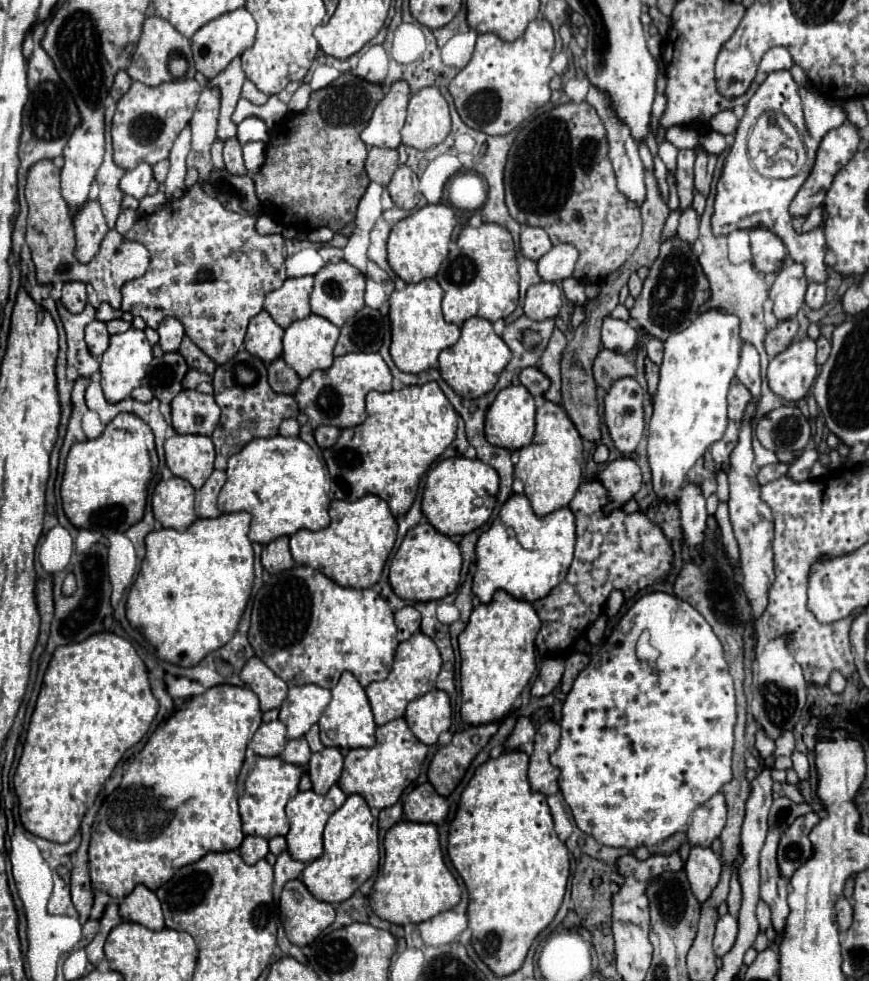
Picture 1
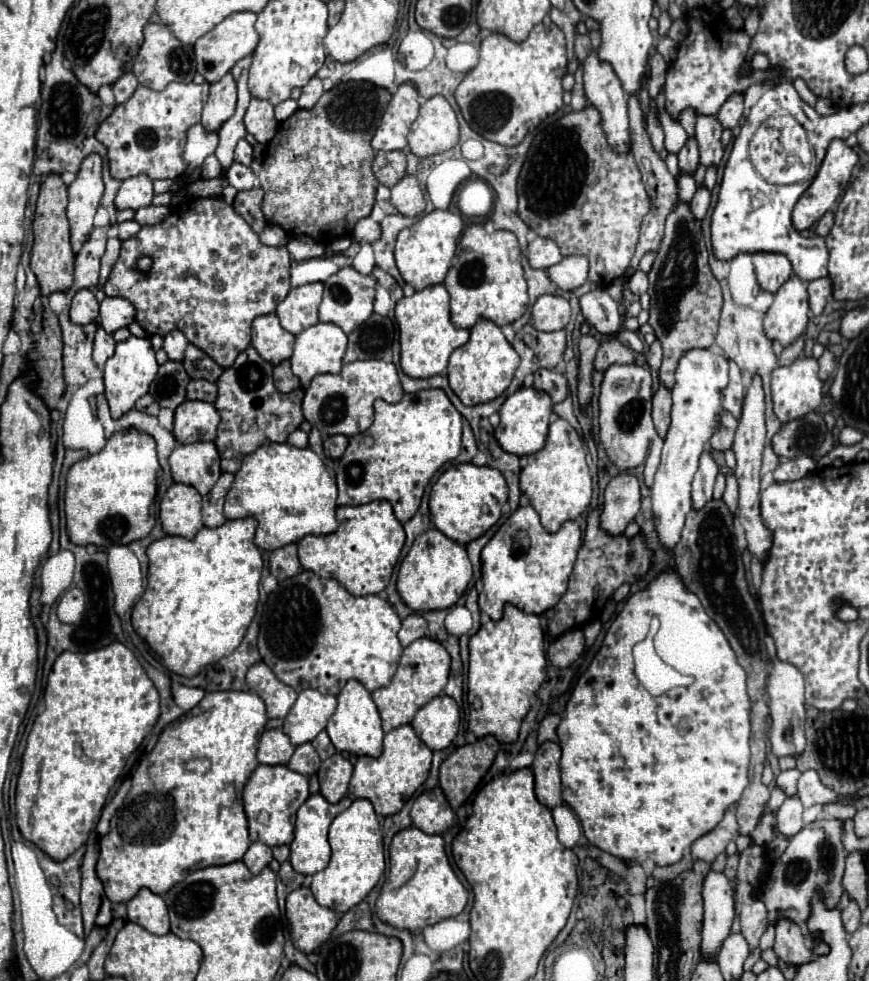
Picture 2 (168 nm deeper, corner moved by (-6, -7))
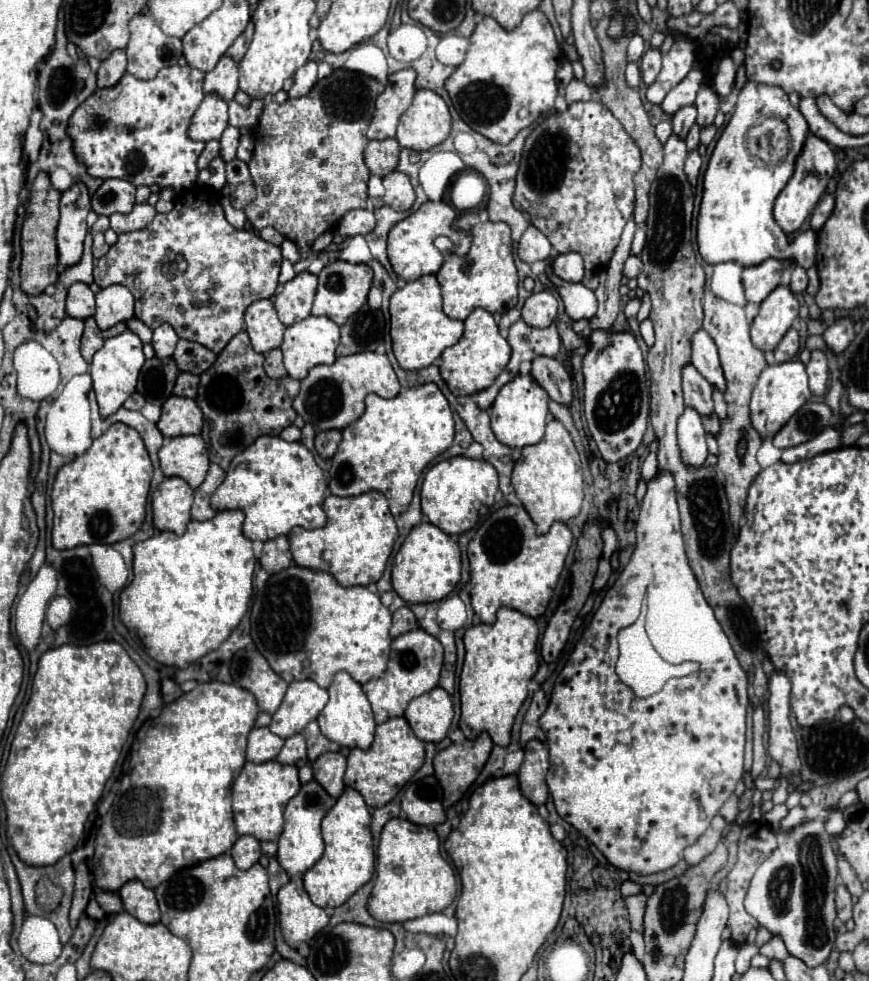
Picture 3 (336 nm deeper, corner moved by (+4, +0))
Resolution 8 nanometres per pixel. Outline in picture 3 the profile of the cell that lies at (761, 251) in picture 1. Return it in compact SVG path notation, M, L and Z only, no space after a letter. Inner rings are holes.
M767 259L759 265L751 265L743 269L743 285L747 301L761 303L777 285L781 279L783 263L777 259Z

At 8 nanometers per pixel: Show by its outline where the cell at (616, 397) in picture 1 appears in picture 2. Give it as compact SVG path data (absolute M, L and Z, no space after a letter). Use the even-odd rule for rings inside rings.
M635 362L613 364L603 372L603 382L599 390L599 438L607 458L619 470L633 470L647 458L651 440L655 436L651 420L651 384L651 370Z

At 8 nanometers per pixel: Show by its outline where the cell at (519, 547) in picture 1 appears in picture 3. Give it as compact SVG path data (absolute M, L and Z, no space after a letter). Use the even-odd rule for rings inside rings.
M505 505L497 511L493 511L483 525L477 529L475 537L469 543L467 555L471 563L471 605L473 611L481 617L483 623L493 623L495 613L499 607L511 607L517 609L529 617L539 617L545 613L549 599L553 595L553 589L559 581L559 575L565 565L565 557L573 544L571 529L565 523L555 523L549 533L537 535L535 523L531 521L529 513L519 505Z

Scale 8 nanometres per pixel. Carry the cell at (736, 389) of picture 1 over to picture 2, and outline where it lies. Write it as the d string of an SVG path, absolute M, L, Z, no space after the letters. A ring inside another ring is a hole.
M729 360L729 384L723 388L723 408L729 410L733 416L741 414L743 404L743 386L741 386L741 372L739 366Z

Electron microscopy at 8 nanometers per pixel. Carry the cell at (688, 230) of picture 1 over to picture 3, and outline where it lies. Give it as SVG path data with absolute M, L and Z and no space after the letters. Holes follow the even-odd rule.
M691 151L687 155L687 161L685 161L685 175L691 183L691 187L697 185L697 175L699 175L699 169L701 169L701 157L697 151Z

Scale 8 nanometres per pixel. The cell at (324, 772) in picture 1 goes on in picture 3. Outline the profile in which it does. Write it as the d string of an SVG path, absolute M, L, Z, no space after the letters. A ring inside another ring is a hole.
M323 753L317 761L311 763L313 779L331 795L338 798L345 785L343 785L343 773L345 773L345 757L341 753Z

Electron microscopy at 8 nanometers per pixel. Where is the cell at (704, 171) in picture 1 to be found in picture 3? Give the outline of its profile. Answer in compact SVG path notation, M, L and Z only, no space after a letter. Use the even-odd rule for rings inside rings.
M703 85L697 93L697 101L695 101L695 107L697 107L697 125L703 129L703 127L709 127L715 119L715 113L719 111L719 97L717 93L713 91L713 87L709 85Z

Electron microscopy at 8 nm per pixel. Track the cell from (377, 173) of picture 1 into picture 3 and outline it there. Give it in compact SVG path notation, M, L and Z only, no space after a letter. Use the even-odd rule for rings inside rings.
M383 139L383 141L369 141L365 149L365 165L369 167L371 175L385 177L391 173L399 163L399 143L395 139Z

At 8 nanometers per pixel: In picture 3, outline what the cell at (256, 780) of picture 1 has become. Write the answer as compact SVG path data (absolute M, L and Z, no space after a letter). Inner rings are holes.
M247 761L231 788L231 800L235 827L239 835L253 835L259 841L277 841L283 831L283 811L289 799L299 791L297 767L281 765L277 761L251 763Z

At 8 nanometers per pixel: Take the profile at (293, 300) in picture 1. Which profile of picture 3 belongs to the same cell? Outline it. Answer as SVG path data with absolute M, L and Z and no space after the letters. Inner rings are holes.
M303 271L295 279L283 285L283 289L275 295L275 311L283 325L293 325L311 315L311 305L318 279L315 275Z

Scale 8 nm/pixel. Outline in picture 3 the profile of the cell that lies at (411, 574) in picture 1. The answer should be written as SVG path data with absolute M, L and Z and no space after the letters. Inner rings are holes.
M419 523L405 537L403 545L399 547L393 559L391 583L395 593L407 604L431 603L445 599L459 583L459 575L461 575L459 545L435 525Z

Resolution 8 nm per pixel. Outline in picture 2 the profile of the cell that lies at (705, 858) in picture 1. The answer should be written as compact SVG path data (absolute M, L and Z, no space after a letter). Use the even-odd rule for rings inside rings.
M709 872L703 884L705 918L703 918L703 940L701 940L701 960L715 960L723 940L731 934L735 908L733 890L725 874Z

